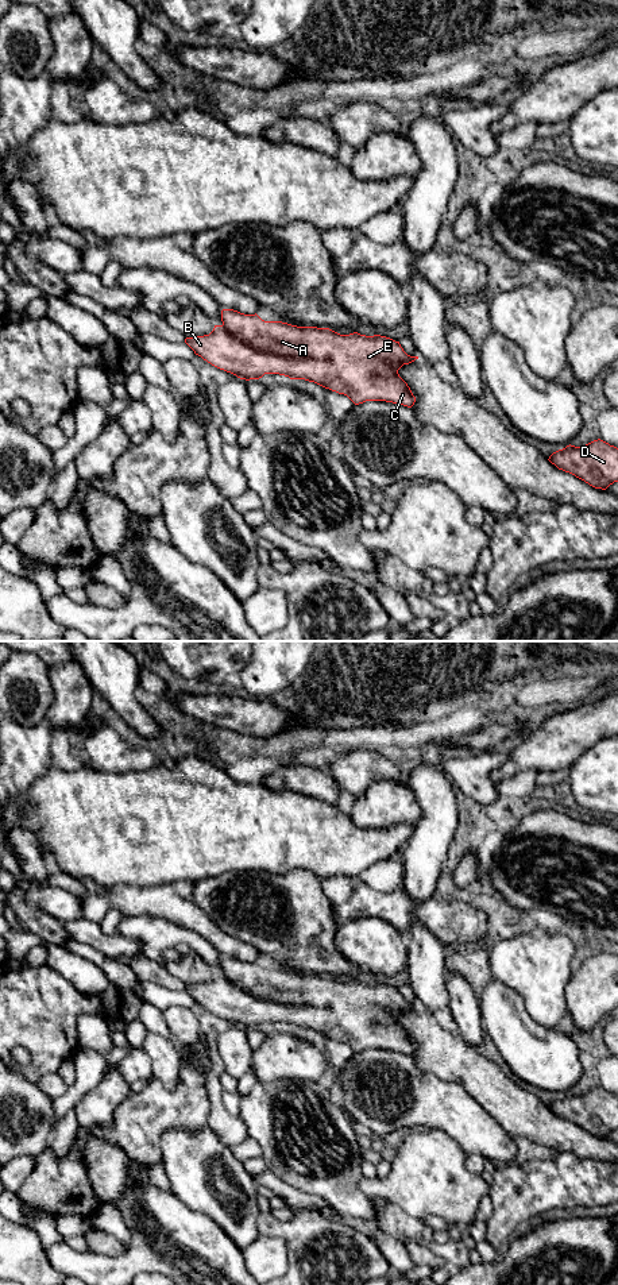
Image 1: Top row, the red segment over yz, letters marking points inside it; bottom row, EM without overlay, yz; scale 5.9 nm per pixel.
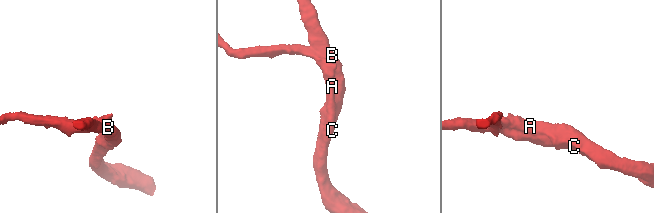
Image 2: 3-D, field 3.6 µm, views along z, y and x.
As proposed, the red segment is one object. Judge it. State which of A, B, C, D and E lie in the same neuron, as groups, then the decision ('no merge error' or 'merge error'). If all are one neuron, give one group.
A B C D E | no merge error

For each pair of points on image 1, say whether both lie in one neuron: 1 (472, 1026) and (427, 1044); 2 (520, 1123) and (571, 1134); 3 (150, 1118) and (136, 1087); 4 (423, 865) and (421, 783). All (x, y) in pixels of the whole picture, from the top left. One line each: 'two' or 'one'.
1: two
2: one
3: two
4: one

